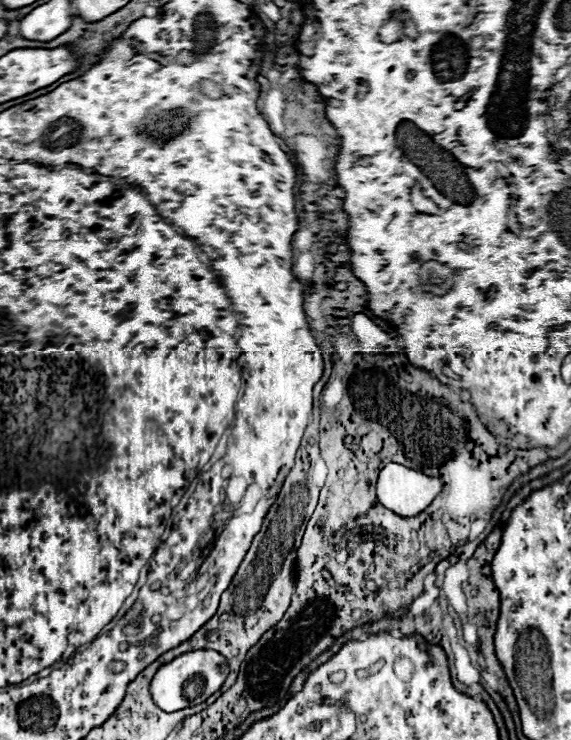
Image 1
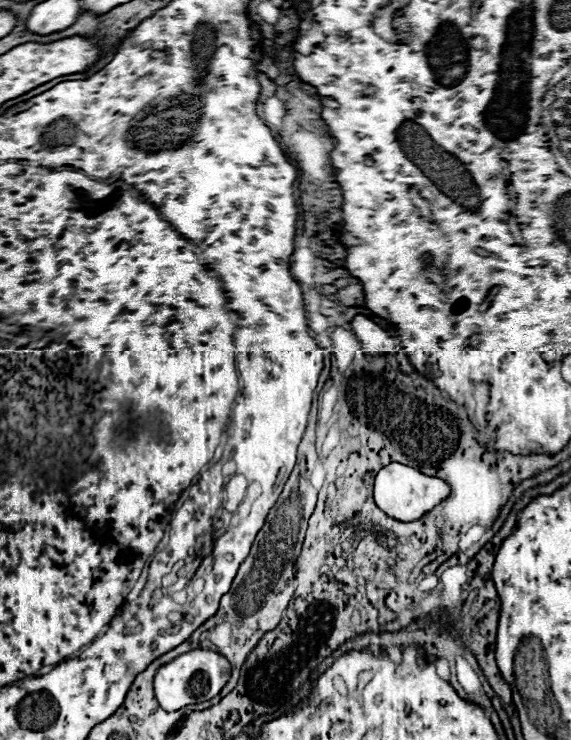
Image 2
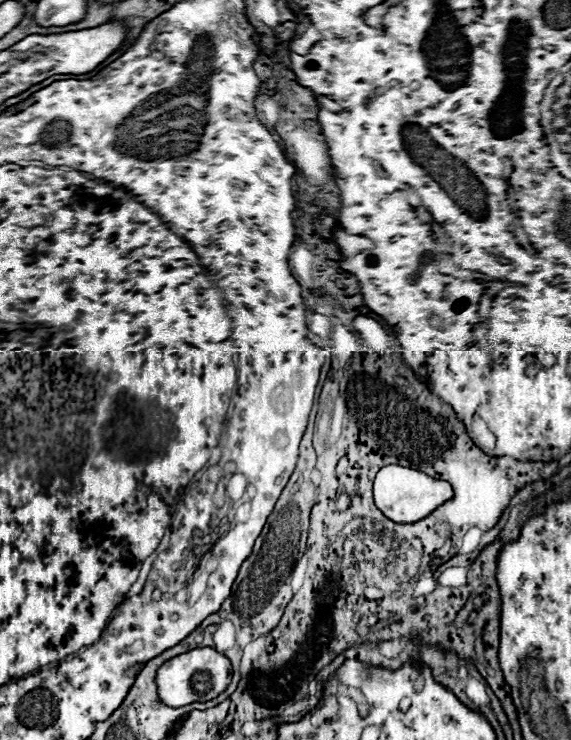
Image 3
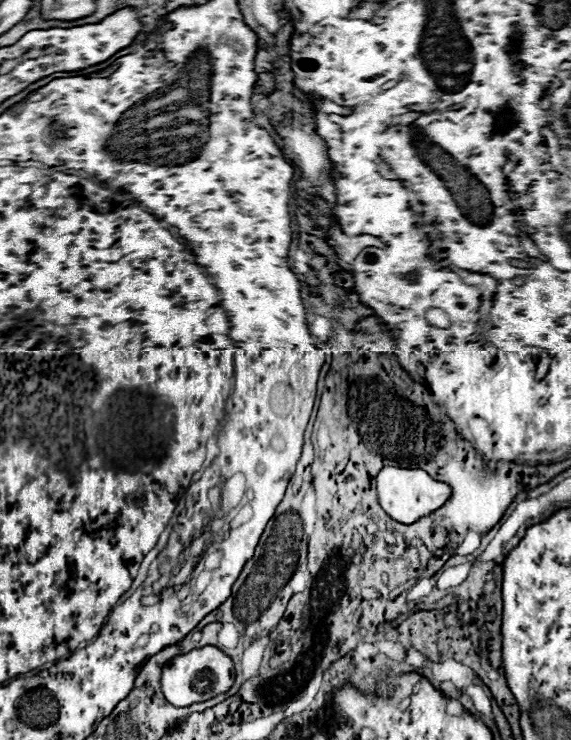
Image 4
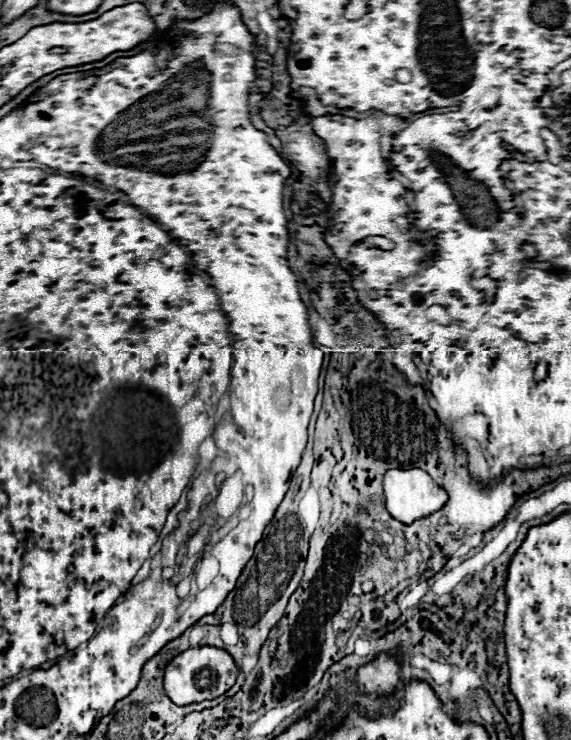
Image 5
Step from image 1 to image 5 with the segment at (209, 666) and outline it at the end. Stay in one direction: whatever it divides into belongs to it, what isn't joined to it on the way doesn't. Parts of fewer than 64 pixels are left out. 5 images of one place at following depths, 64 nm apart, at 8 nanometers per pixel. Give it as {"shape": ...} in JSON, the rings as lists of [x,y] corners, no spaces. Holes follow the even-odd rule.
{"shape":[[[214,646],[188,648],[186,652],[178,654],[168,664],[168,668],[164,672],[164,690],[166,690],[168,698],[178,706],[198,704],[204,700],[212,700],[212,698],[224,694],[228,688],[232,688],[232,684],[236,682],[236,674],[238,674],[238,668],[226,650],[214,648]]]}

